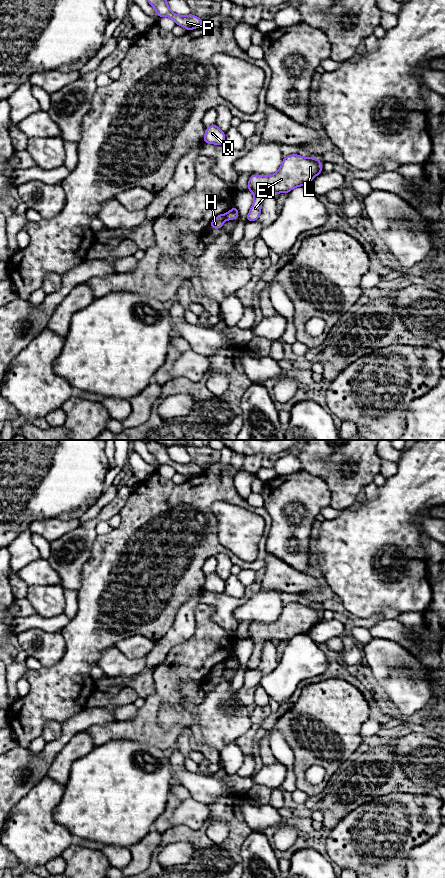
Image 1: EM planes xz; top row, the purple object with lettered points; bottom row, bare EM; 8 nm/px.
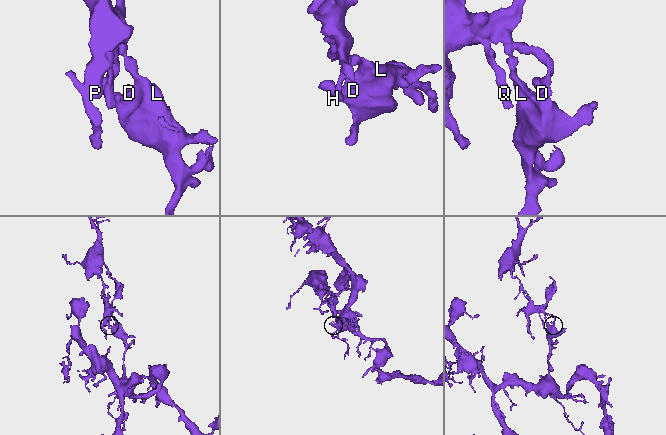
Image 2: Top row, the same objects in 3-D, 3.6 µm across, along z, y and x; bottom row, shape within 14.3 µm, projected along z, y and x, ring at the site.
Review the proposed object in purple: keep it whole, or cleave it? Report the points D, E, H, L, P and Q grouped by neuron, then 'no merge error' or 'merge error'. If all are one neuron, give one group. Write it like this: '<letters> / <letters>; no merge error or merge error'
D E L / H P Q; merge error

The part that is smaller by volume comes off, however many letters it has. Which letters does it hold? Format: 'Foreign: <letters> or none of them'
Foreign: H, P, Q

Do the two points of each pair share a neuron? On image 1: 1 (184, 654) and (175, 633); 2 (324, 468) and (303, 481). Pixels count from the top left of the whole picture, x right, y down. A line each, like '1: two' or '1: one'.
1: two
2: two

